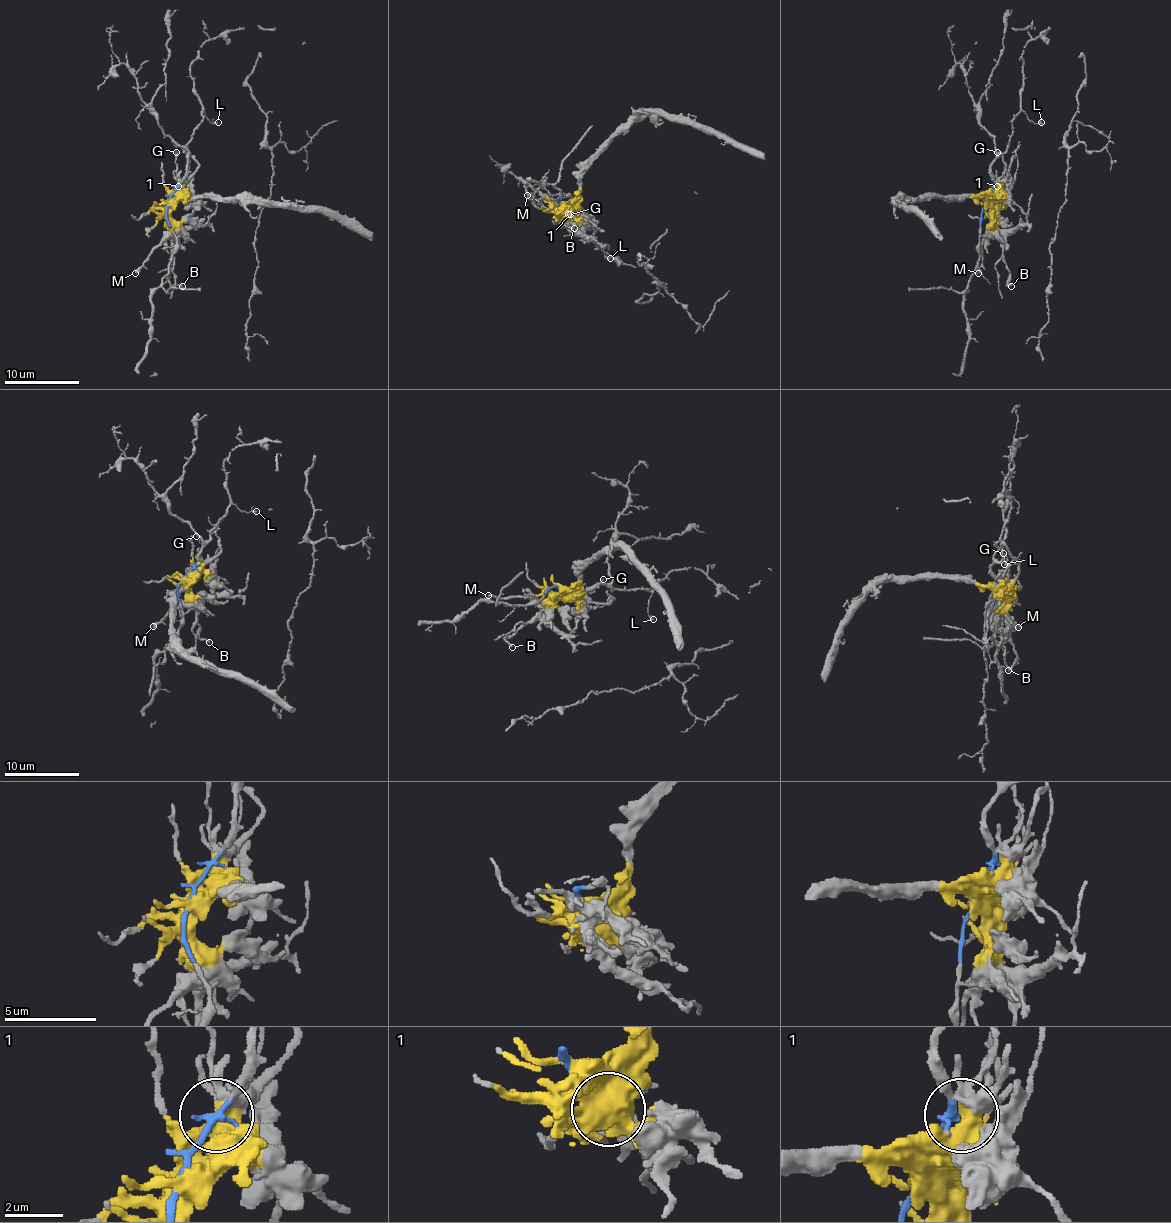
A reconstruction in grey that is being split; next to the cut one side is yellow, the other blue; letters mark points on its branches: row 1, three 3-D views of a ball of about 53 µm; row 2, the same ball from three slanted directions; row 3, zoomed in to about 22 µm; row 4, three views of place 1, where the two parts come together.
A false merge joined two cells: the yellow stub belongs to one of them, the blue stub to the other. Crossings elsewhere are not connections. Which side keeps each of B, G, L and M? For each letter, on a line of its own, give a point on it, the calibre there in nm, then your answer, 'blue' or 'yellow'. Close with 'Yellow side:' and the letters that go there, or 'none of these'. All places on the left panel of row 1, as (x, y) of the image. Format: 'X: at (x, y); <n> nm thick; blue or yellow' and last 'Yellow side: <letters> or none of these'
B: at (182, 286); 170 nm thick; yellow
G: at (176, 152); 160 nm thick; yellow
L: at (218, 122); 140 nm thick; blue
M: at (135, 273); 240 nm thick; yellow
Yellow side: B, G, M

